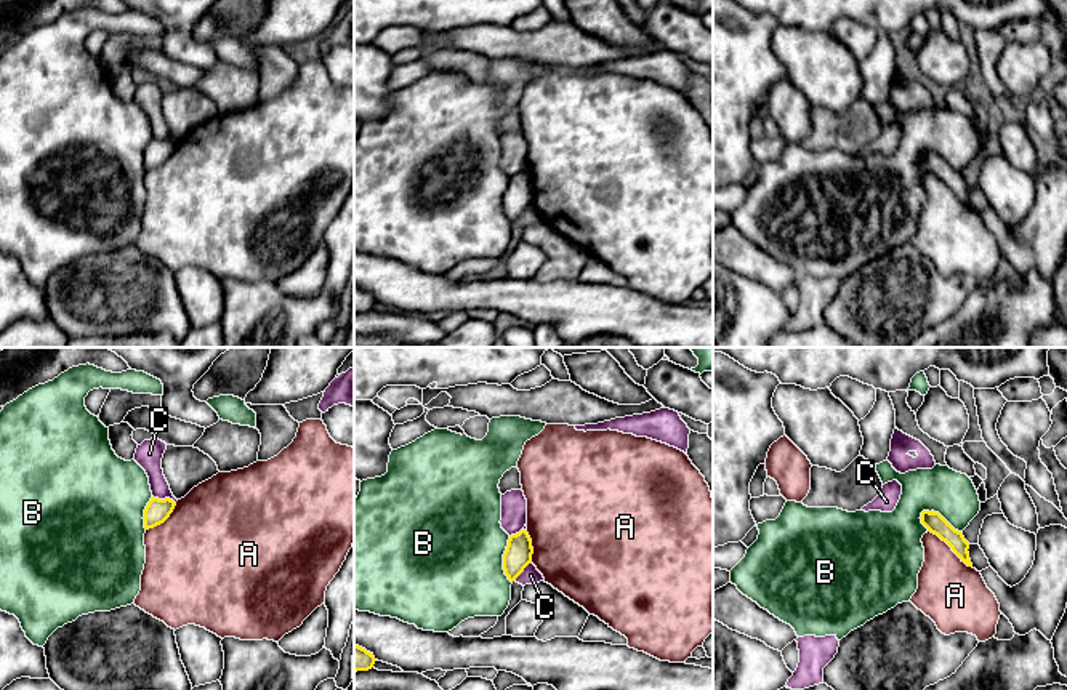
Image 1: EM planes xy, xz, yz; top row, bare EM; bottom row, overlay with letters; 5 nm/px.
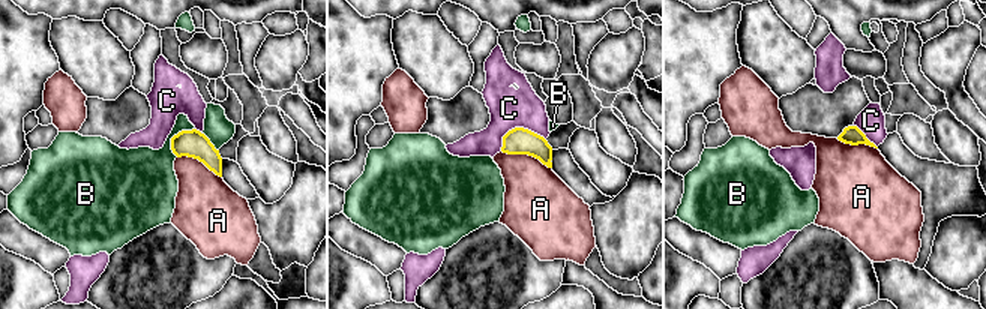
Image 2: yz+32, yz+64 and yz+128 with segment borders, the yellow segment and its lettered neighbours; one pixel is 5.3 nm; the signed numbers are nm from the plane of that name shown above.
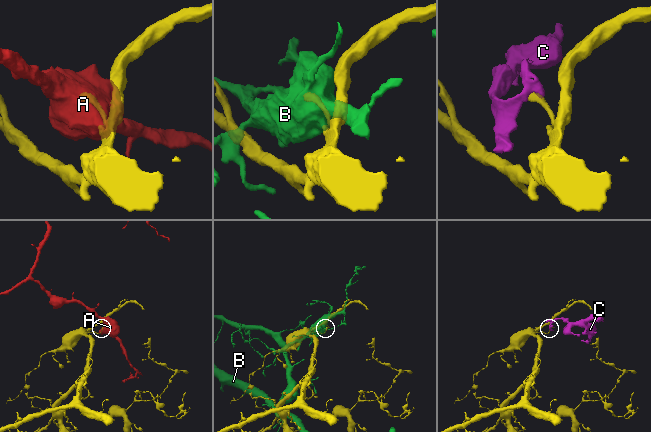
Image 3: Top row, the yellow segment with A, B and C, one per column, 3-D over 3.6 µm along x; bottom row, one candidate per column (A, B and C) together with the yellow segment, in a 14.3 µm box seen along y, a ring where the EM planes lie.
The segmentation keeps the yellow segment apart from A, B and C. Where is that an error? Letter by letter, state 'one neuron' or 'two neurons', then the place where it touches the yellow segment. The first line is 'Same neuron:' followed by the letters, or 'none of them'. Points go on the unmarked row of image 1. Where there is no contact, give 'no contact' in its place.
Same neuron: none of them
A: two neurons; meets yellow in yz at (950, 188)
B: two neurons; meets yellow in yz at (939, 156)
C: two neurons; meets yellow in xy at (165, 140)

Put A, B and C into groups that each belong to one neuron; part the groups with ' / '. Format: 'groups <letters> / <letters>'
groups A / B / C

